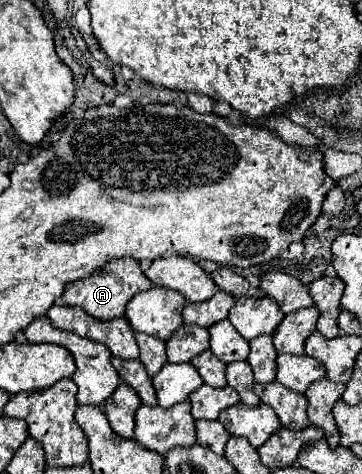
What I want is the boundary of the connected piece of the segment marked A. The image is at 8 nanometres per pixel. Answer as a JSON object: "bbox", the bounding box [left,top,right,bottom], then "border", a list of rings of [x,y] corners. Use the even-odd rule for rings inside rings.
{"bbox":[61,258,151,320],"border":[[[115,258],[109,260],[103,268],[99,268],[95,274],[67,284],[67,288],[61,294],[63,304],[67,306],[79,306],[87,314],[99,318],[99,320],[111,320],[111,318],[121,318],[125,314],[127,302],[141,290],[149,290],[151,282],[149,278],[141,272],[139,262],[133,258]]]}

